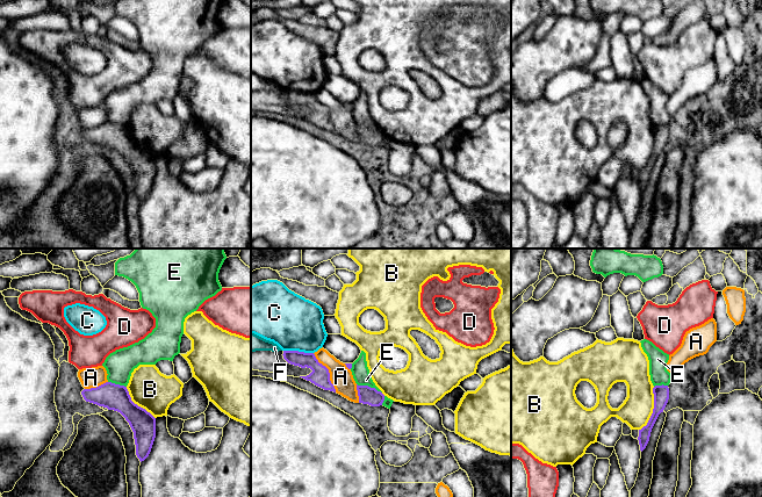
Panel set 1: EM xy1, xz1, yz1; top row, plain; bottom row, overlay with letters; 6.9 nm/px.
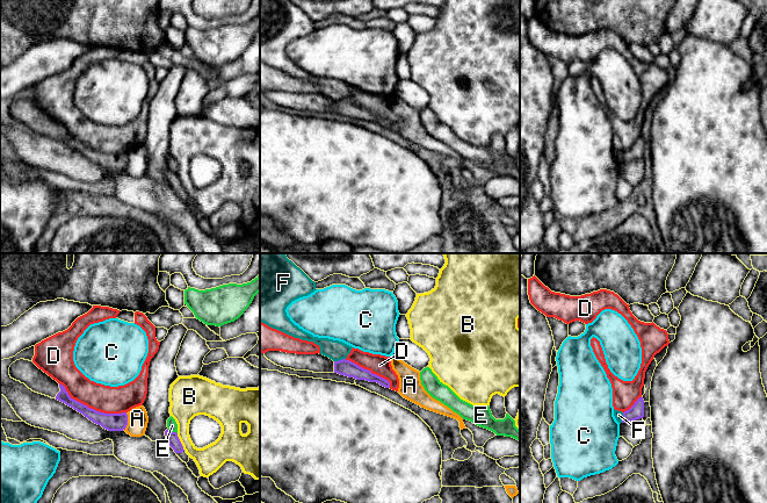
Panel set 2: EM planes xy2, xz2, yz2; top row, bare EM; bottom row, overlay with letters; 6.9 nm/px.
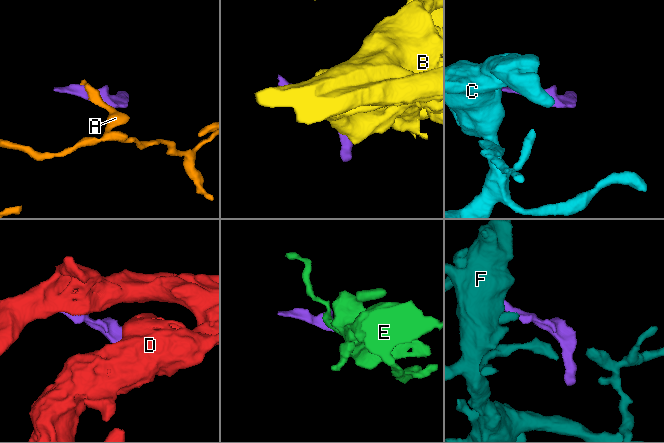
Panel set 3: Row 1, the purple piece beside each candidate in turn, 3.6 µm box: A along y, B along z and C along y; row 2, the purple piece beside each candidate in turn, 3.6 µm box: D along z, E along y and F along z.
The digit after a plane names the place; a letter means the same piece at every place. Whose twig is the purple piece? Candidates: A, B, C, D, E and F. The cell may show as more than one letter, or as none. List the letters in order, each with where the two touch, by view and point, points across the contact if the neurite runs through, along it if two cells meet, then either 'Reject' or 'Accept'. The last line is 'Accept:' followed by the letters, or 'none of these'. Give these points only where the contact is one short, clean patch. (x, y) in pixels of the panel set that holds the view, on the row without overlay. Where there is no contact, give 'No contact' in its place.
A: Touches purple at xz1 (328, 112). Reject
B: Touches purple at yz1 (653, 149). Reject
C: Touches purple at xz1 (297, 91). Boundary: xz1 (284, 89), (313, 93). Reject
D: Touches purple at xy2 (92, 149). Reject
E: Touches purple at xz1 (369, 127). Boundary: xz1 (357, 123), (374, 127), (381, 132). Reject
F: Touches purple at xz2 (339, 100). Boundary: xz2 (345, 98), (334, 101). Reject
Accept: none of these

